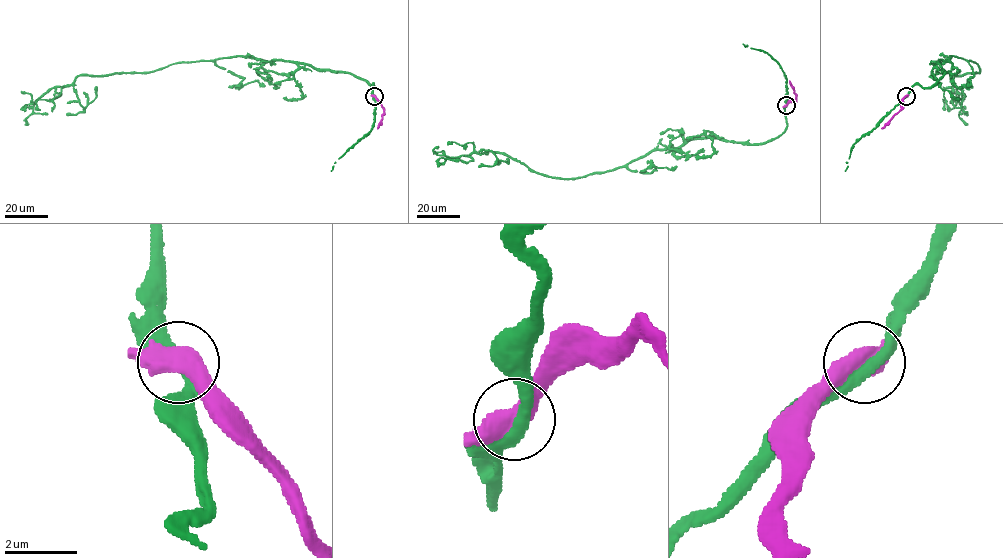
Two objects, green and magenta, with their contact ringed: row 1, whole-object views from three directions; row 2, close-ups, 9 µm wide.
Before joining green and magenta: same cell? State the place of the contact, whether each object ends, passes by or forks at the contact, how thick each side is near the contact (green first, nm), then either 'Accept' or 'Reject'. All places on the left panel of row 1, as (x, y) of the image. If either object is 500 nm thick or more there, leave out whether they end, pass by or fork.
Place: (374, 96). Thickness 360 nm (green) against 550 nm. Reject

